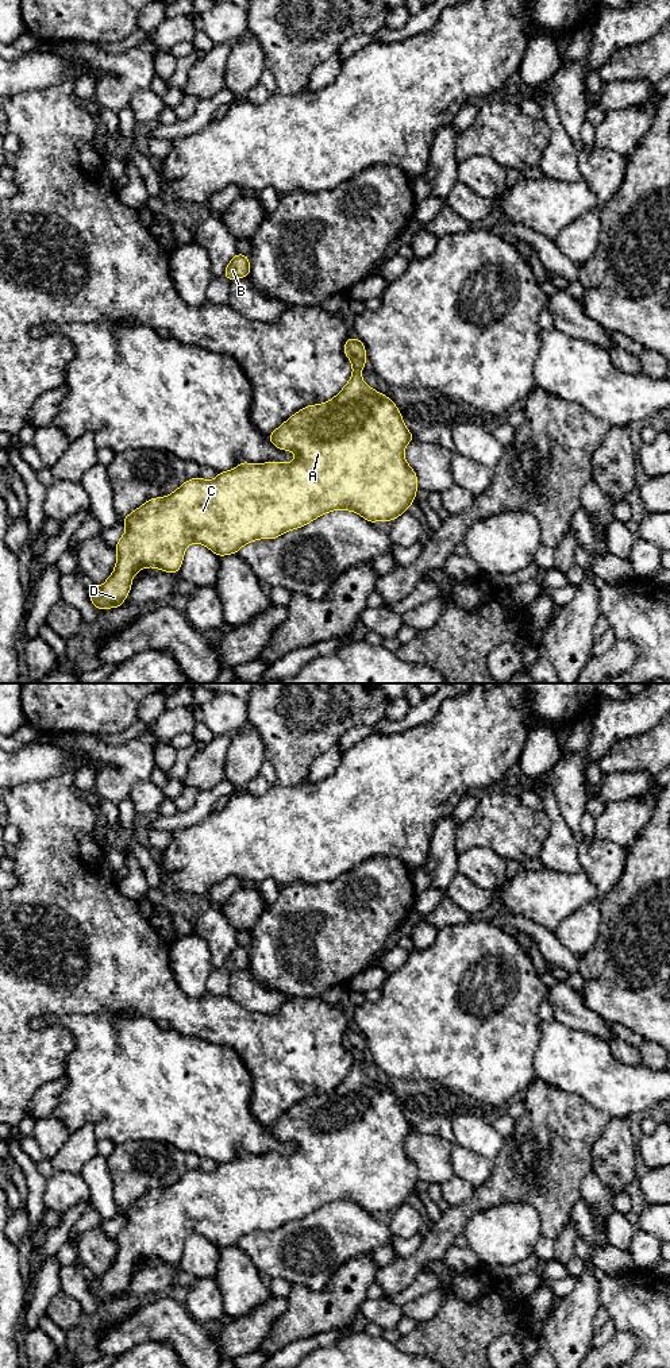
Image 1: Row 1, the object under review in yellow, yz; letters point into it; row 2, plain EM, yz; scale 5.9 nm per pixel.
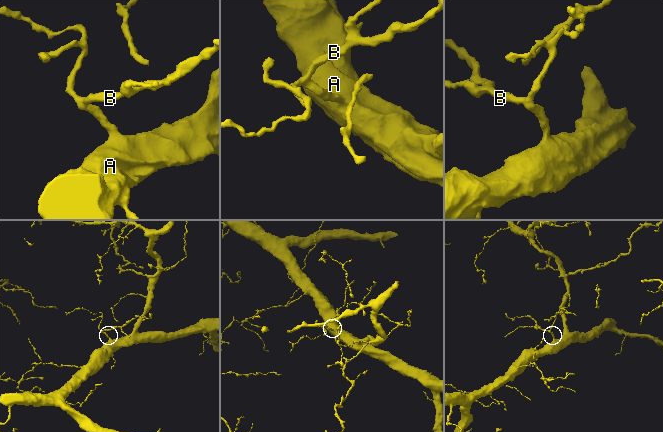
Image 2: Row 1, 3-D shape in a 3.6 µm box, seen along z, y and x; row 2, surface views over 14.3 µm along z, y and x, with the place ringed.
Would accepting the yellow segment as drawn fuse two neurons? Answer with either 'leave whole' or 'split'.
leave whole

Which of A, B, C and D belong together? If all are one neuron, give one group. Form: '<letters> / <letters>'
A B C D

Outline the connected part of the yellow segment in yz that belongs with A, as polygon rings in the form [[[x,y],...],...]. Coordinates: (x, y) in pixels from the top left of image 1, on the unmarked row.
[[[347,1029],[344,1047],[353,1055],[347,1076],[331,1093],[305,1098],[267,1126],[277,1140],[296,1145],[293,1153],[240,1153],[213,1172],[197,1168],[166,1188],[145,1194],[122,1210],[127,1221],[115,1238],[115,1261],[104,1276],[93,1279],[91,1294],[101,1302],[122,1298],[138,1263],[157,1259],[178,1264],[190,1234],[200,1234],[223,1248],[236,1245],[253,1232],[276,1230],[336,1201],[353,1202],[370,1214],[393,1213],[405,1203],[415,1194],[417,1182],[416,1164],[404,1149],[404,1140],[415,1128],[407,1121],[396,1095],[363,1074],[363,1034]]]

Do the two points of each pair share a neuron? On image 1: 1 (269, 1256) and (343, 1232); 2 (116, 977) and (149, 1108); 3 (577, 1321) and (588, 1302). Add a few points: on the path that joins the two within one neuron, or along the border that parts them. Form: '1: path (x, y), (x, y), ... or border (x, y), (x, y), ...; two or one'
1: path (288, 1252), (308, 1252), (324, 1240); one
2: border (93, 1016), (104, 1013), (139, 1014), (156, 1022); two
3: path (577, 1317), (577, 1313), (584, 1306); one

